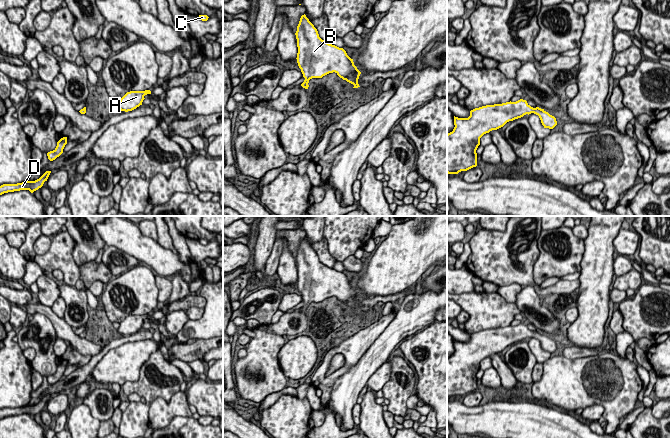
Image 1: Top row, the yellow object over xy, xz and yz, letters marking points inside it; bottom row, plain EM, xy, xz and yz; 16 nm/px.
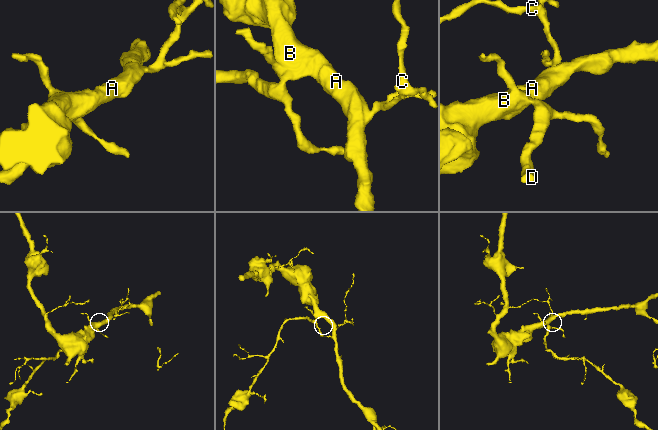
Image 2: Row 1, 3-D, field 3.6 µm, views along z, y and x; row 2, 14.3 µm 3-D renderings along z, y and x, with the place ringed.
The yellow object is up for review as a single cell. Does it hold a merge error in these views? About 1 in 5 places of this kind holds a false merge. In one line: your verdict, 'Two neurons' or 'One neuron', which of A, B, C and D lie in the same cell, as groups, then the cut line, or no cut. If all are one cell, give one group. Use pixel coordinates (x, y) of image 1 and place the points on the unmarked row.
One neuron. Groups: A B C D. No split

